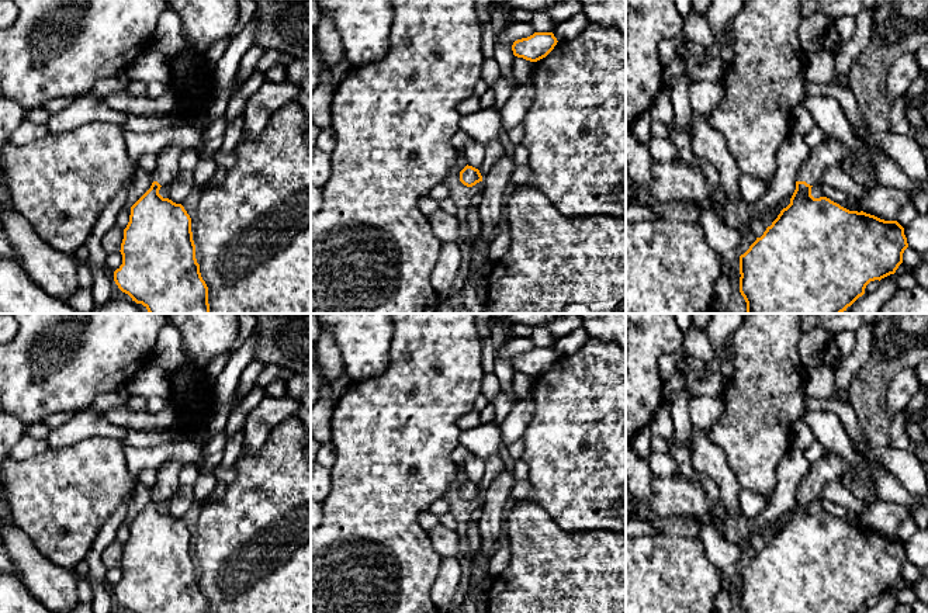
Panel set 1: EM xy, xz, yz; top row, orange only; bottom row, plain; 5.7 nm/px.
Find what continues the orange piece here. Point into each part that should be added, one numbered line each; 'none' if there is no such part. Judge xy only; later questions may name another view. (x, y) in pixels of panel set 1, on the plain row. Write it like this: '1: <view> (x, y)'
1: xy (168, 481)

